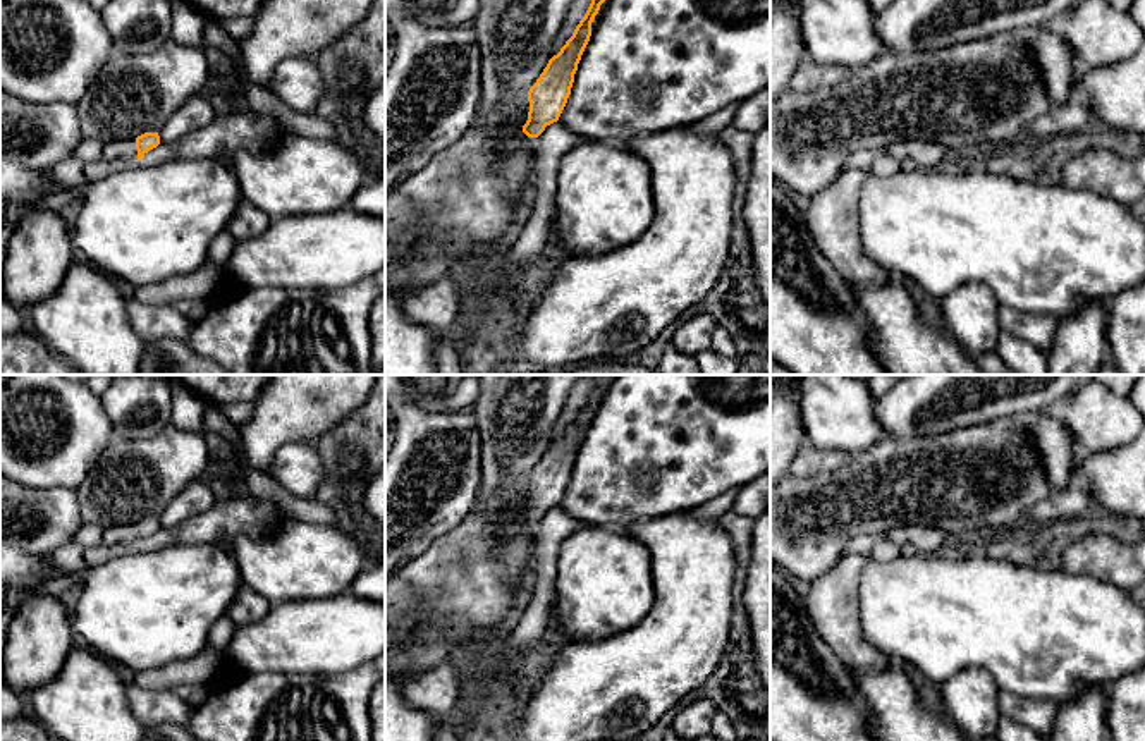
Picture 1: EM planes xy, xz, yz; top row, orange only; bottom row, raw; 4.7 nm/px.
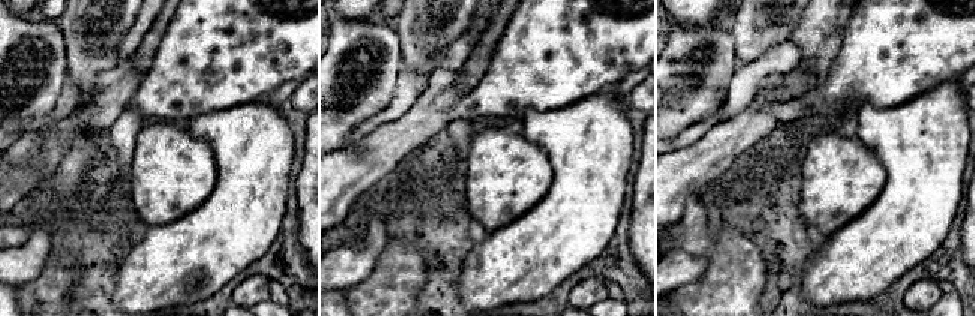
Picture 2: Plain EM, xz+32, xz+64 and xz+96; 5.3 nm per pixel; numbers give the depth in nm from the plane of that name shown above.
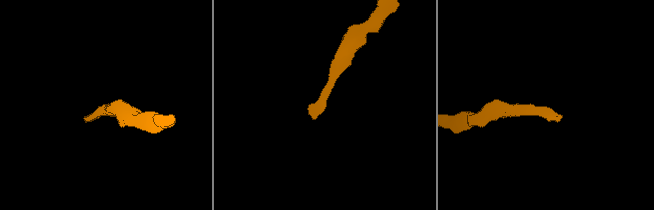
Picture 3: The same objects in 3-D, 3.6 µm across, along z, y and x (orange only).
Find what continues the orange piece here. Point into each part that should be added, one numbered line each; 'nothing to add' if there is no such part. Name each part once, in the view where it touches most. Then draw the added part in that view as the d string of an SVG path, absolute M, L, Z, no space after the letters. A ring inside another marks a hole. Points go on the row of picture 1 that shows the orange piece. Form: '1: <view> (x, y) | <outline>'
1: xy (124, 148) | M126 138L126 139L105 143L103 151L101 151L101 160L105 162L119 162L119 160L138 162L136 138Z

